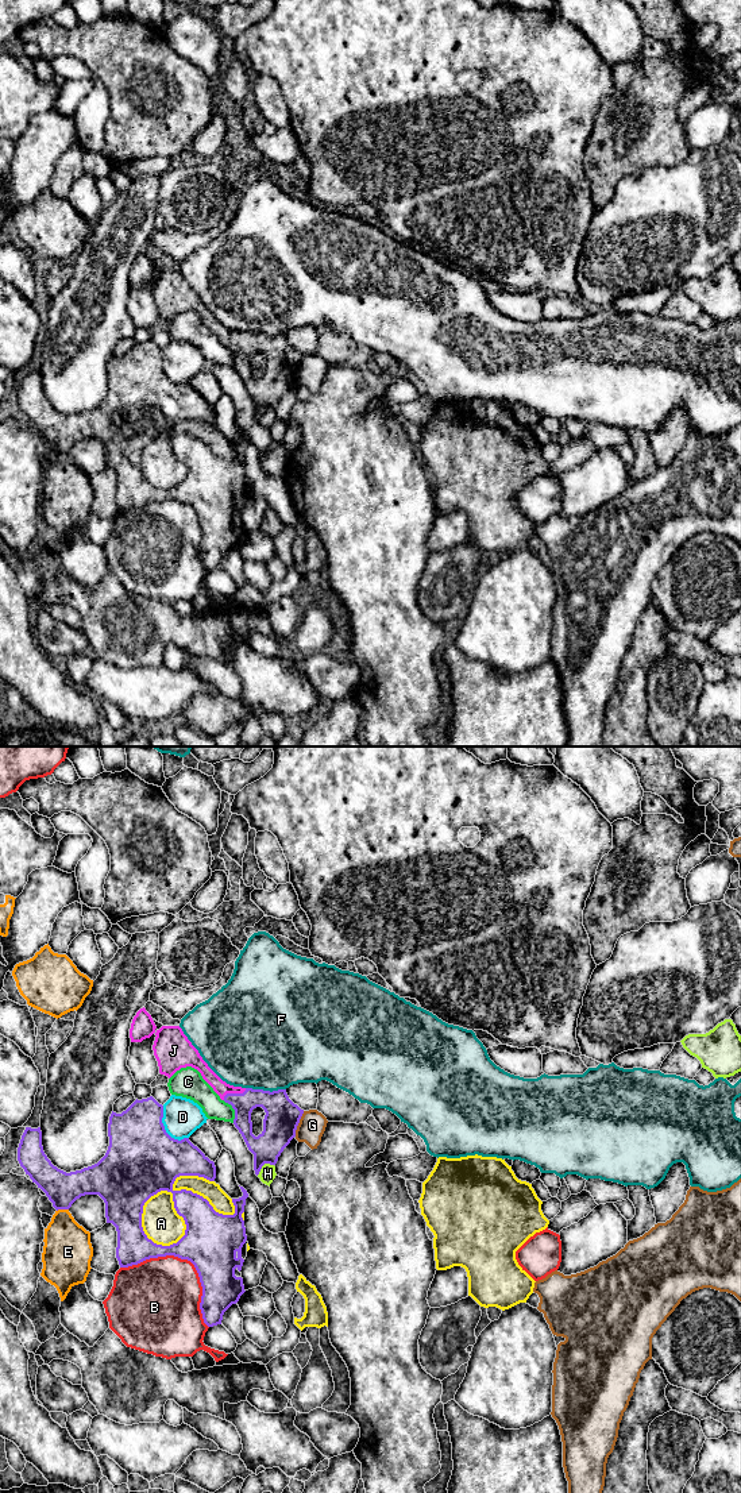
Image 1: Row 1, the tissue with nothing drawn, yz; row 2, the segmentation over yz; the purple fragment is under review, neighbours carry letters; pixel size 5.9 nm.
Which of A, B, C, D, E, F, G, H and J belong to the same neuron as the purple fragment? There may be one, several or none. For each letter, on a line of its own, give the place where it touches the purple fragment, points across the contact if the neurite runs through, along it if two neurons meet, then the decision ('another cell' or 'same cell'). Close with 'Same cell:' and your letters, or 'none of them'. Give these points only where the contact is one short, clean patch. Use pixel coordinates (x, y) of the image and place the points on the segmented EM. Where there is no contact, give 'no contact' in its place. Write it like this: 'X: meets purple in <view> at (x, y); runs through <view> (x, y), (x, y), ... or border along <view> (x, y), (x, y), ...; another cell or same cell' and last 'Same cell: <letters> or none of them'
A: meets purple in yz at (178, 1191); another cell
B: meets purple in yz at (188, 1260); another cell
C: meets purple in yz at (234, 1108); another cell
D: meets purple in yz at (165, 1130); another cell
E: meets purple in yz at (62, 1208); border along yz (68, 1208), (57, 1211); another cell
F: meets purple in yz at (266, 1091); another cell
G: meets purple in yz at (298, 1122); another cell
H: meets purple in yz at (263, 1164); another cell
J: meets purple in yz at (234, 1094); same cell
Same cell: J

